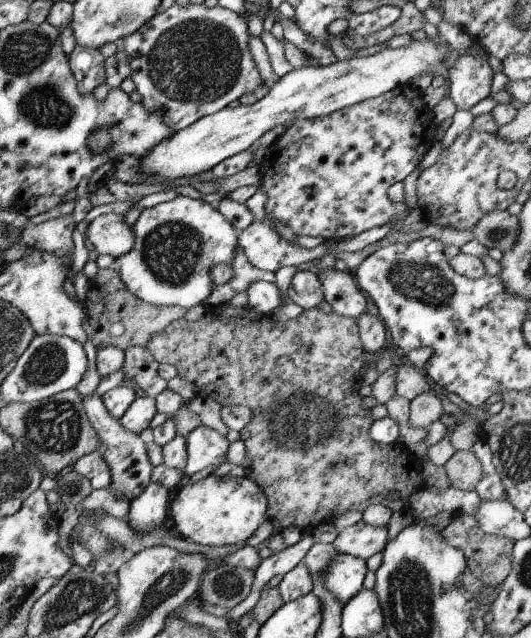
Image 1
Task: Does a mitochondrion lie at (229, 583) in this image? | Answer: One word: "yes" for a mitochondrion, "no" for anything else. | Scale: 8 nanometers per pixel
yes

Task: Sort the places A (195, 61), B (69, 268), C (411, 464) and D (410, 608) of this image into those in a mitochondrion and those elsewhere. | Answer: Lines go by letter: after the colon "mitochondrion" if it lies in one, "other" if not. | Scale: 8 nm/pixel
A: mitochondrion
B: other
C: other
D: mitochondrion

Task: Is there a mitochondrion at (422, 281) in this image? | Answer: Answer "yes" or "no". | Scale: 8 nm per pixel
yes

